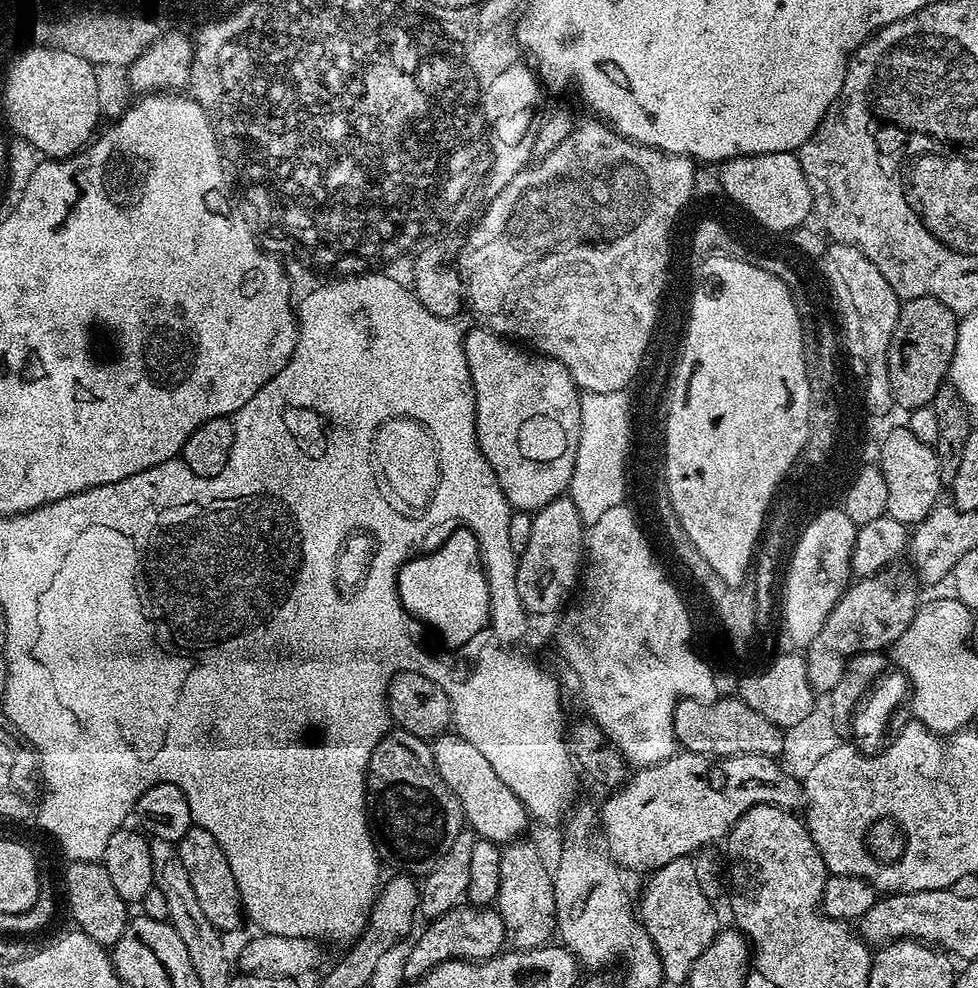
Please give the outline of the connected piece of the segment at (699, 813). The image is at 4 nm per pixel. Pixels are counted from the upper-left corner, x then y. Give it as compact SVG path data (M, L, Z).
M680 750L662 762L636 768L598 808L598 832L608 857L629 873L647 873L666 866L666 862L674 862L674 858L691 857L701 849L714 845L715 840L723 841L738 818L754 806L777 804L780 808L799 809L799 804L801 807L805 803L801 781L797 777L795 780L790 773L784 772L782 765L776 763L780 762L762 754L717 758Z

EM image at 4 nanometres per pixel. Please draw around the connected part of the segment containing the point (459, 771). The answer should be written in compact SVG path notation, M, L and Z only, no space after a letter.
M449 730L431 741L434 754L434 766L438 766L438 774L442 774L442 782L454 790L454 798L462 802L462 810L467 827L475 832L481 840L493 840L495 844L504 846L517 838L523 837L530 825L530 817L522 806L518 794L494 774L490 762L477 748L466 742L455 731Z

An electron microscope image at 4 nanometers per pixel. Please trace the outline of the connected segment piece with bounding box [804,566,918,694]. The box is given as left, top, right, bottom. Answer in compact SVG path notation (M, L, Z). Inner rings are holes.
M889 566L875 576L857 579L845 588L844 595L830 610L818 638L806 646L806 674L808 685L817 694L831 694L842 678L848 661L859 652L884 652L896 643L902 630L910 626L918 607L916 588L918 580L913 569ZM856 584L856 585L855 585Z

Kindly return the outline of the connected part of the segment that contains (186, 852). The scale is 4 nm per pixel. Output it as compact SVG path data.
M192 827L178 841L178 855L182 866L186 866L186 874L190 874L190 886L194 886L194 895L202 905L202 914L210 918L210 922L221 934L234 931L239 926L240 919L245 919L246 913L240 902L238 882L234 882L230 862L226 862L226 854L222 854L222 846L218 846L214 834Z

